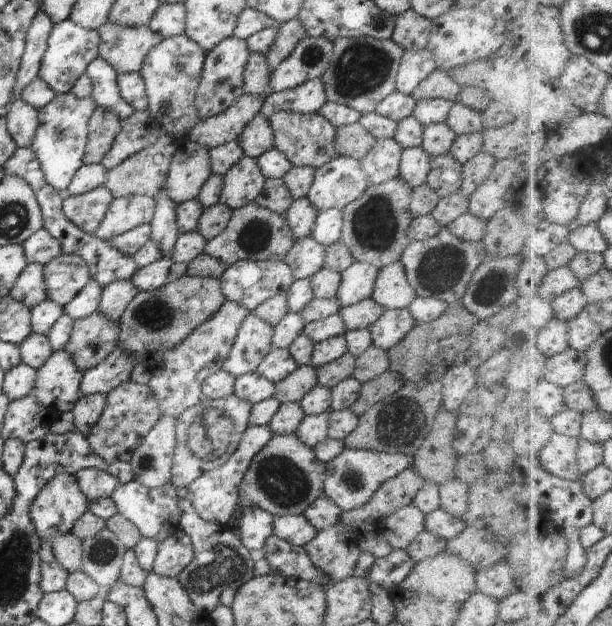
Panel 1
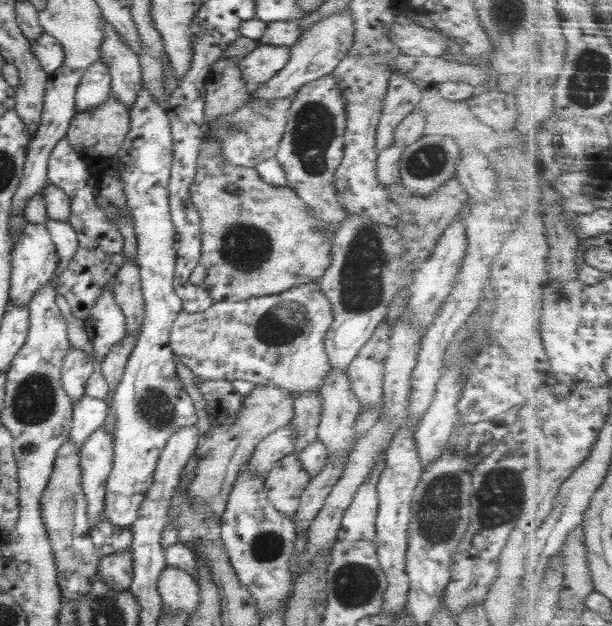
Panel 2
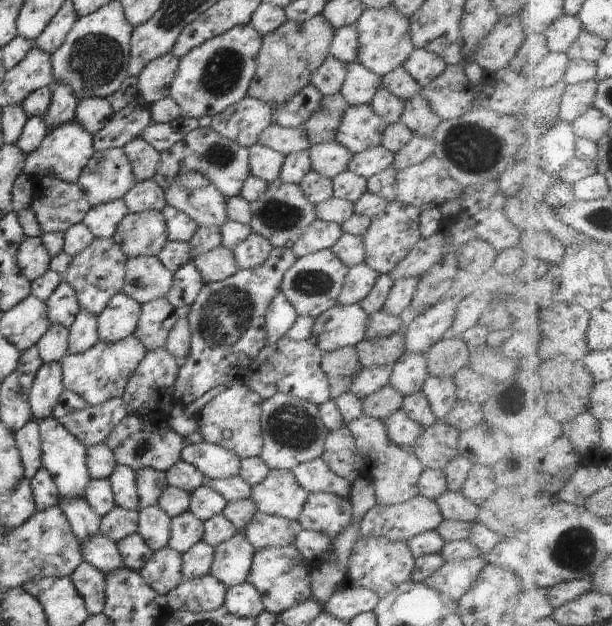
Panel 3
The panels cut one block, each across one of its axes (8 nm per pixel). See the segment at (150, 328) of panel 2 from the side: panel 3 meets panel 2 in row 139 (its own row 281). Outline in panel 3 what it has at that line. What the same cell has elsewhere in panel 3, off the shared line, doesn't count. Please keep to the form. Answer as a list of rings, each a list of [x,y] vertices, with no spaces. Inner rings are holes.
[[[157,257],[128,258],[122,292],[140,305],[166,297],[173,284],[173,273]]]

